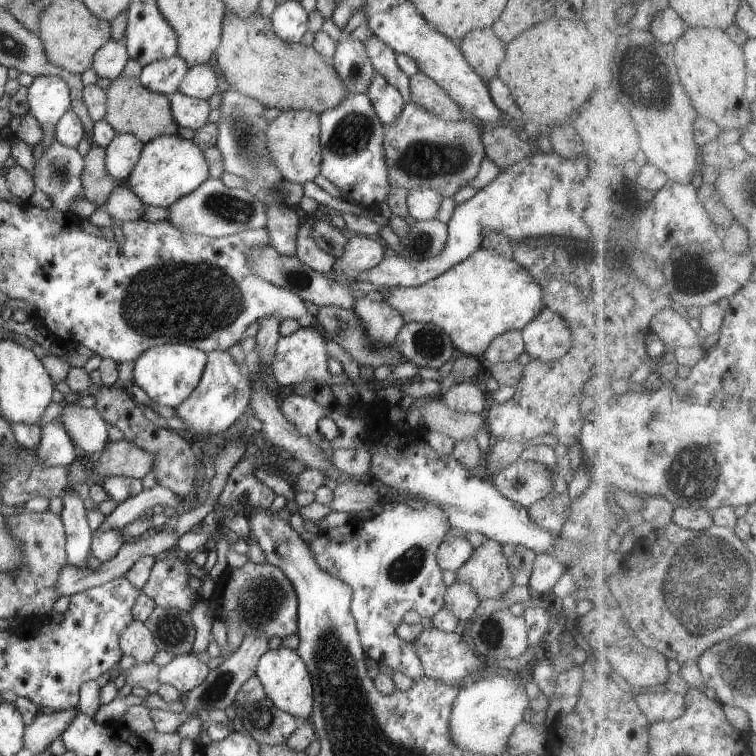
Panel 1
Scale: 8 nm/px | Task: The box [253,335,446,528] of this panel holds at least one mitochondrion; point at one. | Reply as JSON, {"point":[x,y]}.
{"point":[370,347]}

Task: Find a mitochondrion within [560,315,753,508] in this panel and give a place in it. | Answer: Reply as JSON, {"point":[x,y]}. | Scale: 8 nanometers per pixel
{"point":[695,471]}

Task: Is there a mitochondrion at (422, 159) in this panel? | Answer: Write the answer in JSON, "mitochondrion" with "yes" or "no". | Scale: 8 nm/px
{"mitochondrion":"yes"}

